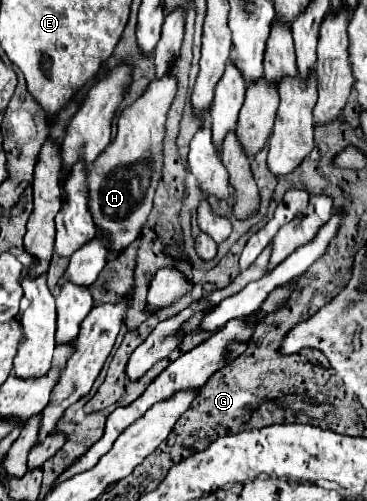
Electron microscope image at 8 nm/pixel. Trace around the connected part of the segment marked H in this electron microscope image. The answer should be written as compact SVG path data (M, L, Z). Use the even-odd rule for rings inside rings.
M164 75L162 79L150 81L148 89L118 117L118 135L112 145L108 145L102 155L88 167L88 195L90 195L90 211L94 215L94 223L106 235L114 235L114 251L130 245L142 231L150 211L156 185L162 177L162 161L164 161L164 135L166 135L166 117L168 109L176 97L176 77Z

